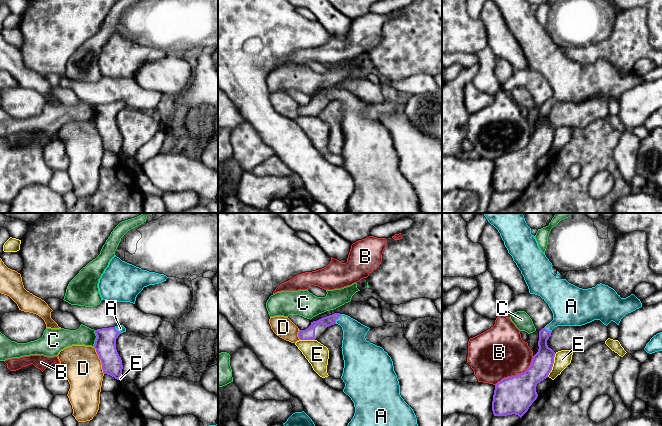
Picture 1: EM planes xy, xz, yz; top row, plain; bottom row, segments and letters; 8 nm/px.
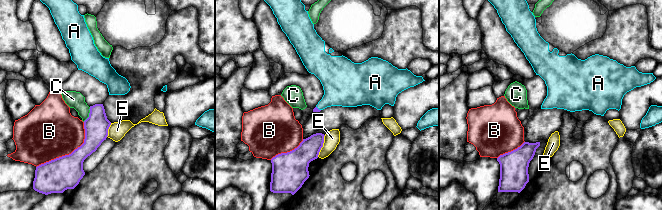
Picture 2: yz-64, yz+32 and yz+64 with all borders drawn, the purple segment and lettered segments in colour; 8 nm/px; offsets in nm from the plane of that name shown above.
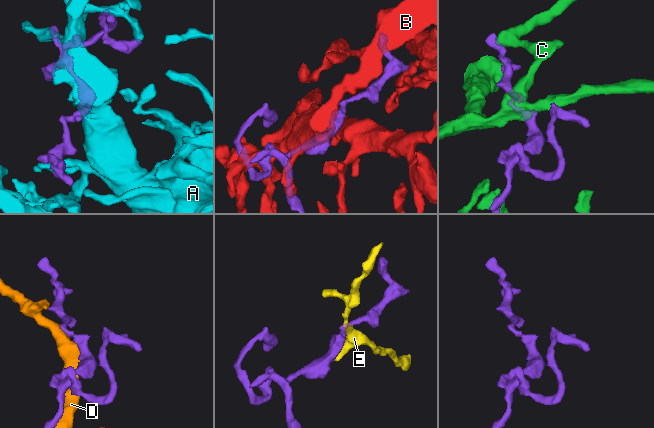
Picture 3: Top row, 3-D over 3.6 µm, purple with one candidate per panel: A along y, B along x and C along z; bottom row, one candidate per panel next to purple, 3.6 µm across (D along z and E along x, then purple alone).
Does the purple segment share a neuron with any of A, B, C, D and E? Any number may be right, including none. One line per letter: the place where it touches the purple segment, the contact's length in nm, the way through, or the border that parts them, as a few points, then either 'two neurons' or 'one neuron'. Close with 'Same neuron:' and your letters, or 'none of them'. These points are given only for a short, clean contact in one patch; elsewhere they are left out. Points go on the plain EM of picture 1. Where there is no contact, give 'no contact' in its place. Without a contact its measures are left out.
A: contact xz (337, 94); length 90 nm; way xz (327, 97), (337, 94), (354, 109), (354, 120); one neuron
B: contact yz (518, 150); length 400 nm; two neurons
C: contact xy (96, 114); length 140 nm; two neurons
D: contact xy (100, 135); length 240 nm; two neurons
E: contact yz (552, 141); length 200 nm; two neurons
Same neuron: A

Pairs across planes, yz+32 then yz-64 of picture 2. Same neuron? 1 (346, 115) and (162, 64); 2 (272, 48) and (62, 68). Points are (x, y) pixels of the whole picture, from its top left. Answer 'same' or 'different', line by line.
1: same
2: different

